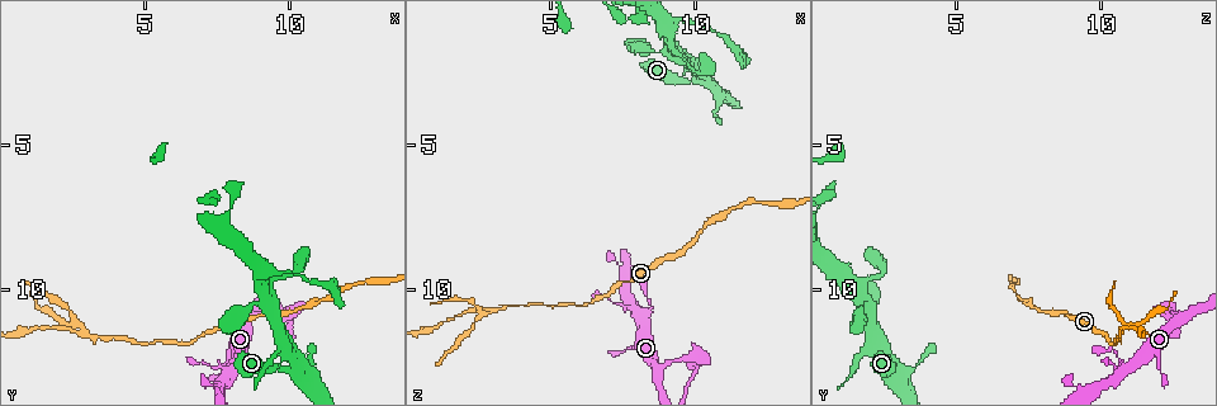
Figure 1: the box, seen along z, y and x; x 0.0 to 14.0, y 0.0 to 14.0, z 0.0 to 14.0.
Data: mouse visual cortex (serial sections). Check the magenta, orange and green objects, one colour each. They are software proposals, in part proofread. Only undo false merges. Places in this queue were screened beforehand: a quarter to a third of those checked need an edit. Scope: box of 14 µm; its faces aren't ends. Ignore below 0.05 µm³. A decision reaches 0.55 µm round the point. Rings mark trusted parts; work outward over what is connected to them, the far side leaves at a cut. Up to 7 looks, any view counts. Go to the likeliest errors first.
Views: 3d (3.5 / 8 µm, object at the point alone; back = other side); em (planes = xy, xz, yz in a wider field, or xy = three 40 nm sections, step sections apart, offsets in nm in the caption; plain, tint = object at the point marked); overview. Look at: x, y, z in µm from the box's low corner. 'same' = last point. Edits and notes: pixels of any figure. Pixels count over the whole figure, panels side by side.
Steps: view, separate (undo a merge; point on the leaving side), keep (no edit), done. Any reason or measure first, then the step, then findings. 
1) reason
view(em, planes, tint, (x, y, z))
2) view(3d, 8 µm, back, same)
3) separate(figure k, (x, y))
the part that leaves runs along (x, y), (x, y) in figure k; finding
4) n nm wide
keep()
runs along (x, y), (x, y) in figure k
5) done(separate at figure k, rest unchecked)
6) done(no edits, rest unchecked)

a fork
view(3d, 8 µm, (8.1, 12.6, 11.0))

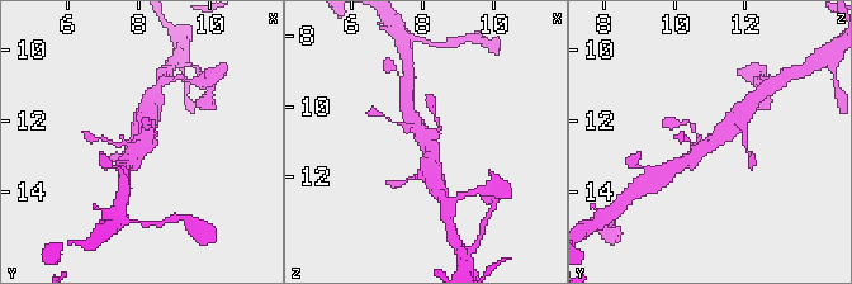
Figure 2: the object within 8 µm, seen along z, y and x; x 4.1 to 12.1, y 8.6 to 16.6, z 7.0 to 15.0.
view(em, xy, step 5, tint, (8.2, 12.7, 11.1))

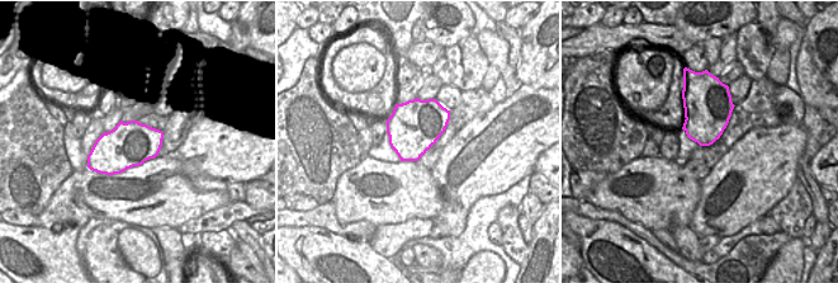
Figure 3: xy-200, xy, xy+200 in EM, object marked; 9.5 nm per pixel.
keep()
runs along (737, 119), (701, 152), (685, 162) in figure 2; all the same cell

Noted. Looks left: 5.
abrupt turn
view(3d, 3.5 µm, (9.8, 10.9, 12.3))

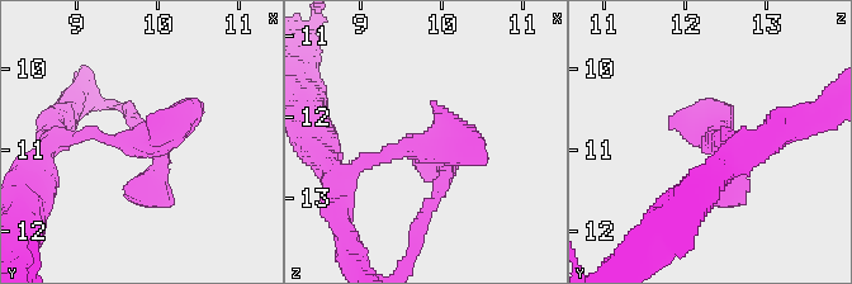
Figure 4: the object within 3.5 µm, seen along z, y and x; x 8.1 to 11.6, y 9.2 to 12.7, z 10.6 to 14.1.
view(em, xy, step 5, tint, (9.85, 10.95, 12.35))

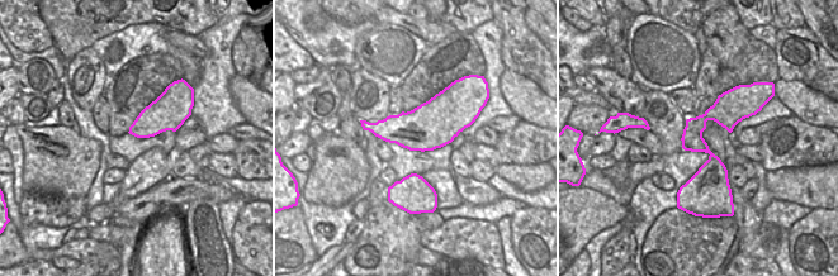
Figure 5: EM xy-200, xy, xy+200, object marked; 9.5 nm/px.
keep()
runs along (349, 174), (396, 148), (486, 155) in figure 4; one cell here

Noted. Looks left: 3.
thin neck
view(3d, 3.5 µm, (3.9, 11.6, 10.5))

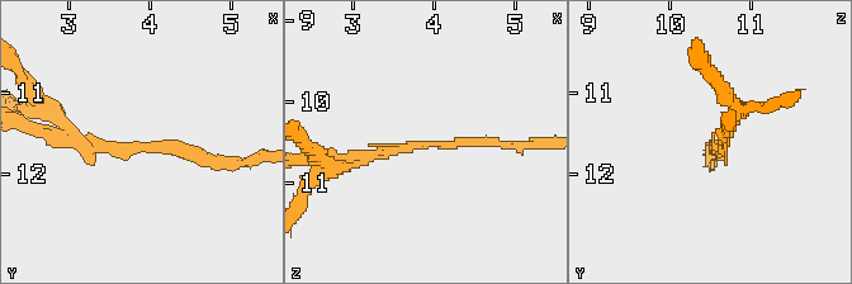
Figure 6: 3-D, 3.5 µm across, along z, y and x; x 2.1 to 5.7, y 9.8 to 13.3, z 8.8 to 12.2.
separate(figure 6, (715, 77))
the part that leaves runs along (91, 148), (53, 109), (33, 109) in figure 6; two cells meet here

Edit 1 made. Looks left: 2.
done(separate at figure 6, rest unchecked)

